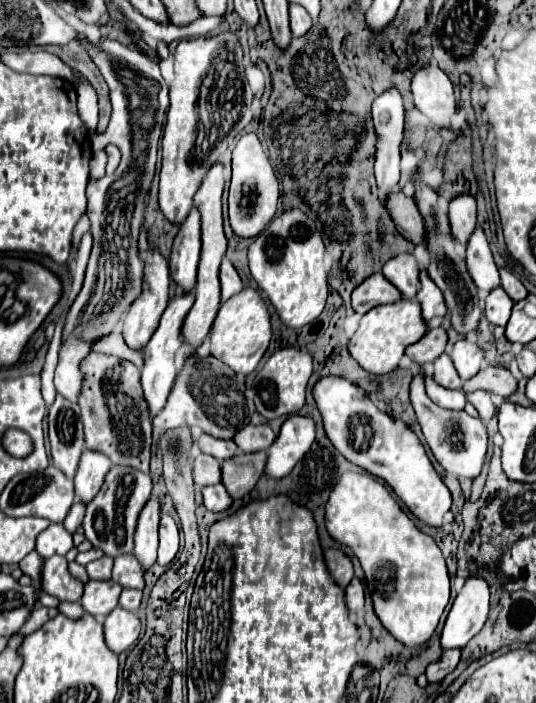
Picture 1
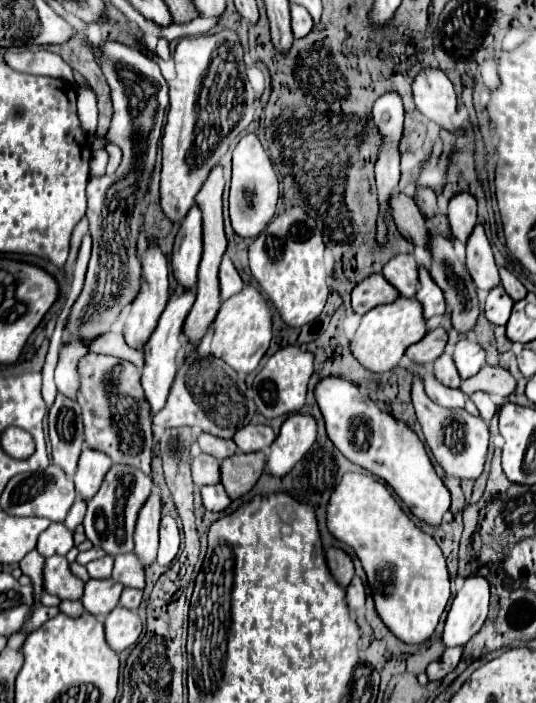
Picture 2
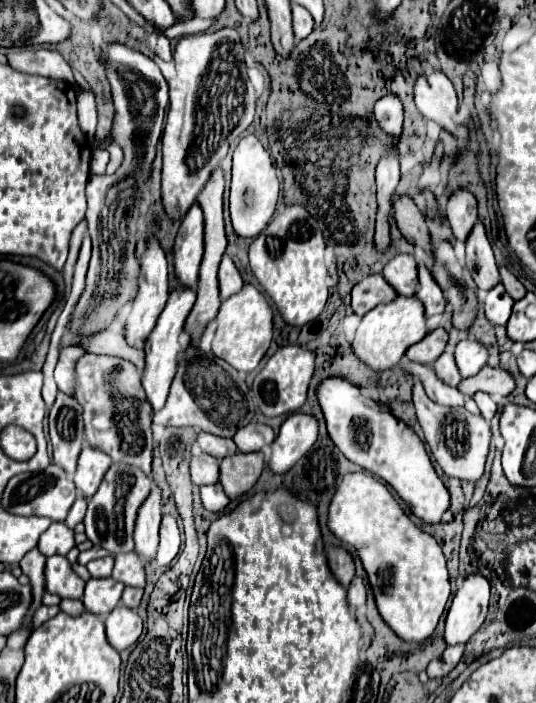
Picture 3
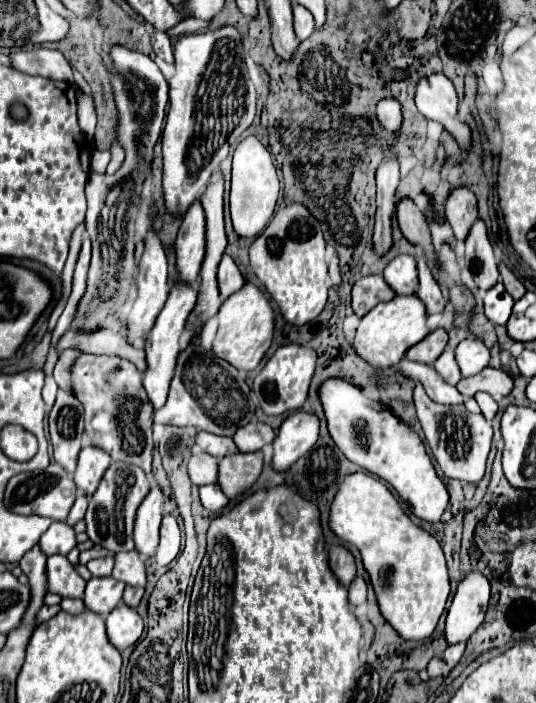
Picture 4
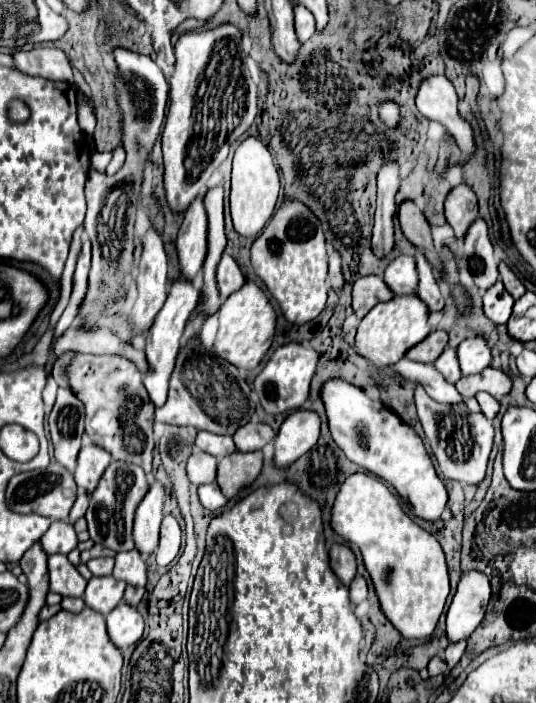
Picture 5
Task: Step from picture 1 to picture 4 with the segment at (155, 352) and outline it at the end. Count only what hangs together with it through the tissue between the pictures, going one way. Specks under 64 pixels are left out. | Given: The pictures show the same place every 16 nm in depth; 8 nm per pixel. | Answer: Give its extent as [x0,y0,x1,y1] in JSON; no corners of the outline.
[144,282,198,410]

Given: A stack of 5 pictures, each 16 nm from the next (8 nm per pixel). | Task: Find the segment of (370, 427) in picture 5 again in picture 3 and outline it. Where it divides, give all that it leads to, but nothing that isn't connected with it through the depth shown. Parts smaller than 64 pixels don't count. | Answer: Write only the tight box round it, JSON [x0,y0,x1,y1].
[318,378,450,524]

